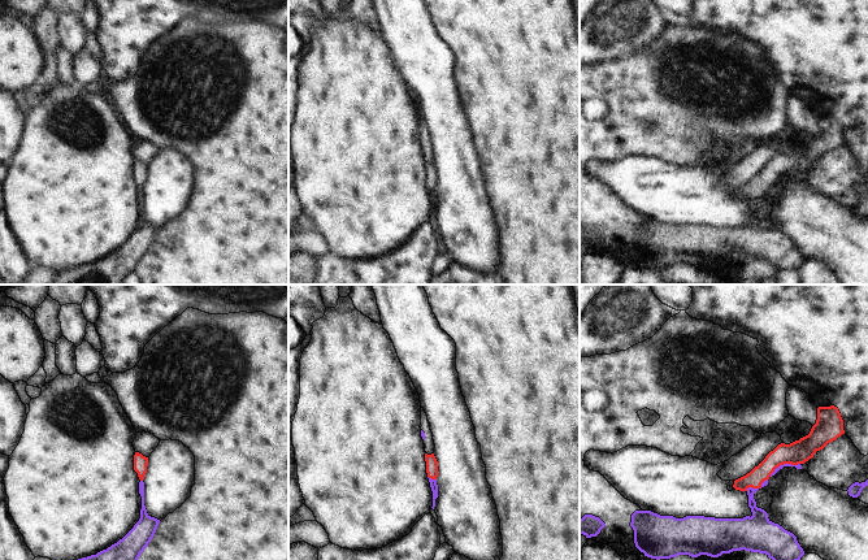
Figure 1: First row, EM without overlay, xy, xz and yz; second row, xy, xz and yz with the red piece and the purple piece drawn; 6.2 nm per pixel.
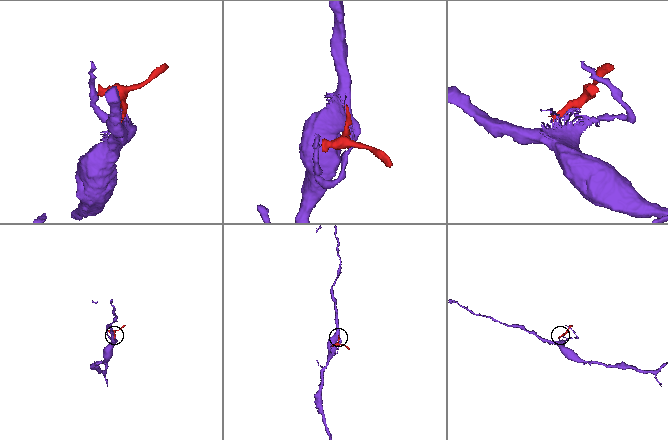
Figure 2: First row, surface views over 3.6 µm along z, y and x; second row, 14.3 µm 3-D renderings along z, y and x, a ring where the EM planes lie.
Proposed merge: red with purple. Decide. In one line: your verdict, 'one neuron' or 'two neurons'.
two neurons

